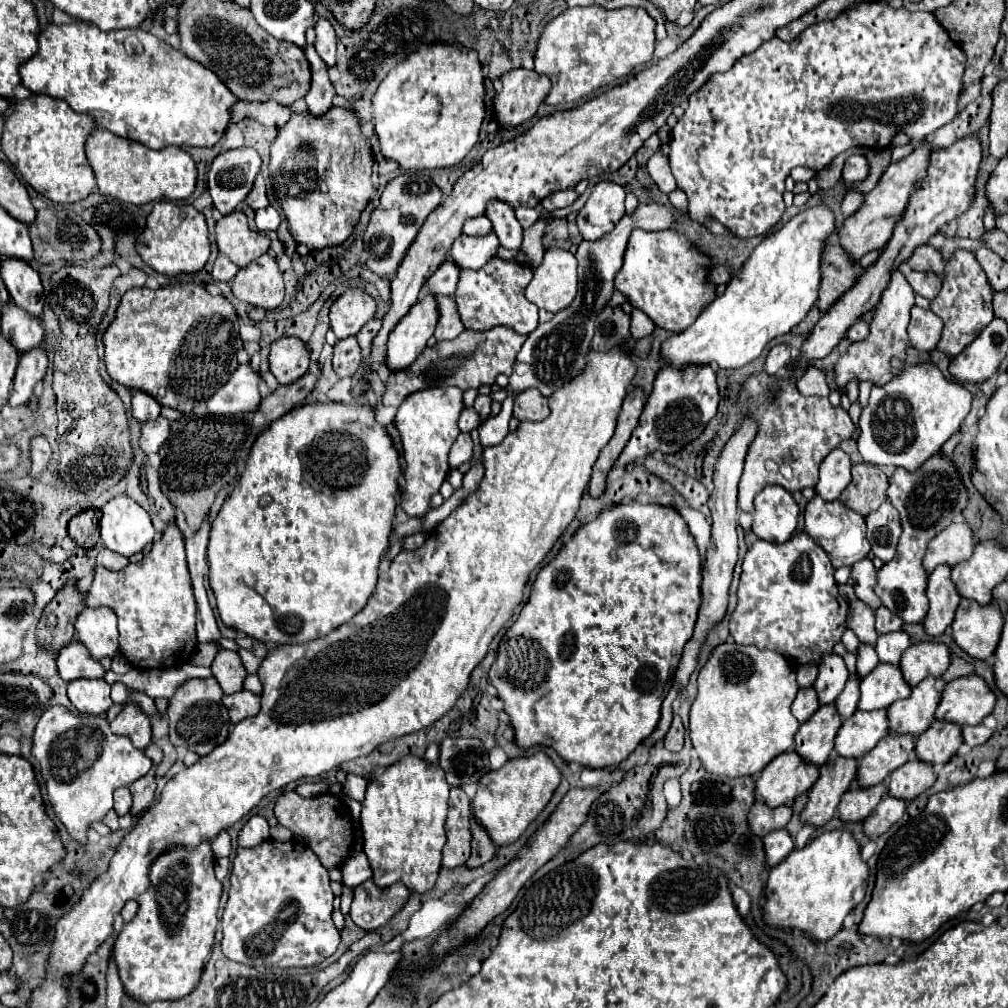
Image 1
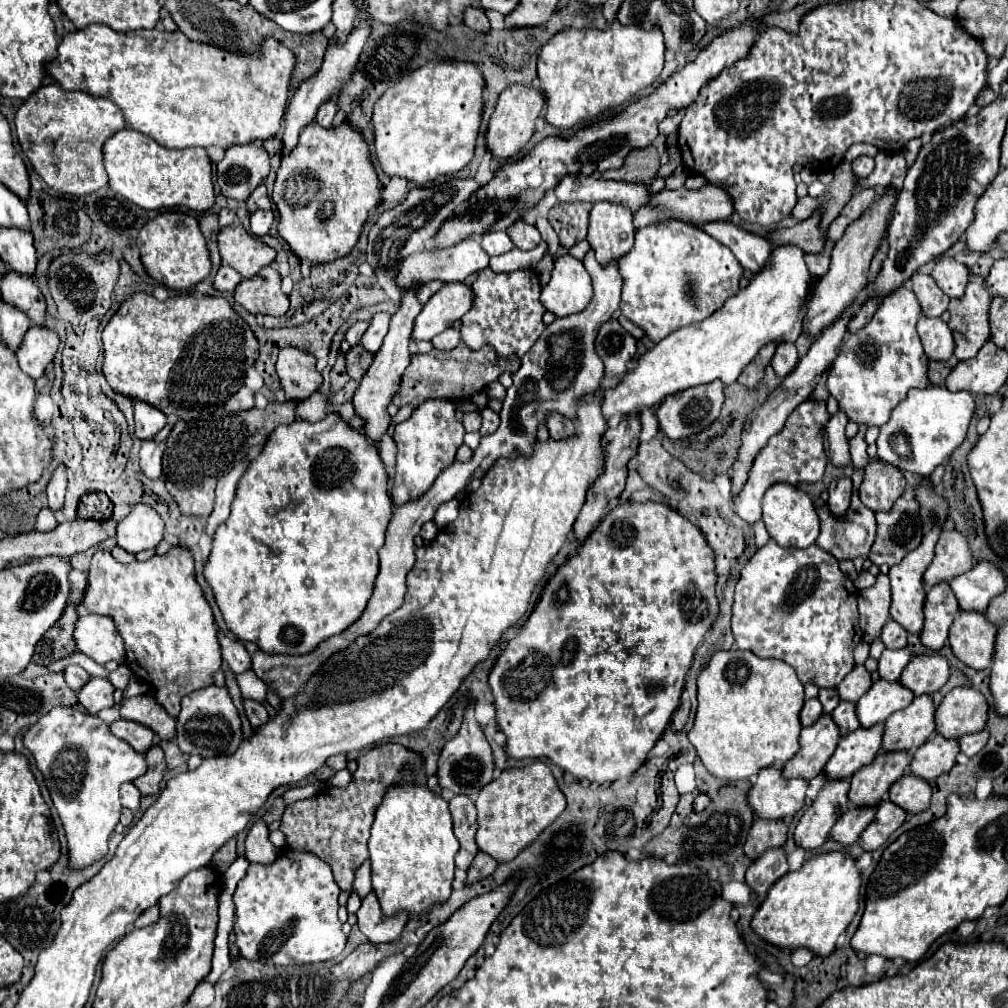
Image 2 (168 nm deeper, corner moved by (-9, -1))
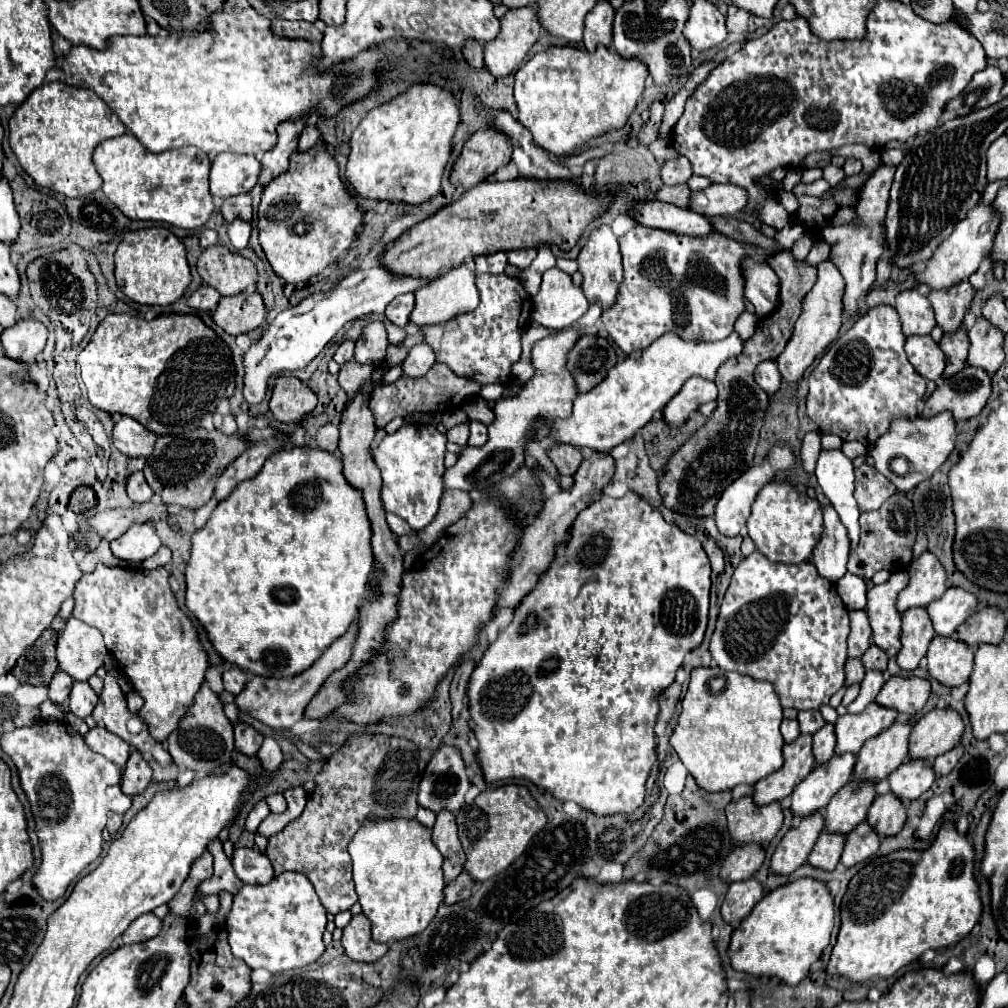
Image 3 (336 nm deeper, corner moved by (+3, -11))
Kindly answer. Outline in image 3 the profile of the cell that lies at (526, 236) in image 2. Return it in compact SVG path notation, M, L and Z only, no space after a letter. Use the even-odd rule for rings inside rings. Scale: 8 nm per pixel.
M522 248L522 250L512 250L512 252L506 252L508 256L508 262L520 270L528 268L532 264L532 260L536 258L536 248Z

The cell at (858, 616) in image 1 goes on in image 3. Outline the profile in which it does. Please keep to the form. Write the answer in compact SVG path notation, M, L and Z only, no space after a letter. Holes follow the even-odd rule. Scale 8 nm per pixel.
M856 658L856 660L848 660L844 672L846 672L846 682L844 682L844 686L860 684L862 678L864 678L864 674L866 674L866 672L864 672L864 666L862 666L862 662L860 662L858 658Z

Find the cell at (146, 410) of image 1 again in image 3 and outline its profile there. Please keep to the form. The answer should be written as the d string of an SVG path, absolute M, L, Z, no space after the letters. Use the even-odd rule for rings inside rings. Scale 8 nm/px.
M122 416L116 424L114 424L114 432L112 432L112 442L114 446L134 458L134 456L150 456L154 442L156 442L156 434L146 430L140 422Z

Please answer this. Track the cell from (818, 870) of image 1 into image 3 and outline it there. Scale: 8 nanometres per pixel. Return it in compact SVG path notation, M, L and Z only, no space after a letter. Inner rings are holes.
M798 878L768 892L752 912L732 932L728 946L730 964L738 972L778 978L786 986L796 986L808 976L810 966L830 944L834 926L834 902L824 882Z

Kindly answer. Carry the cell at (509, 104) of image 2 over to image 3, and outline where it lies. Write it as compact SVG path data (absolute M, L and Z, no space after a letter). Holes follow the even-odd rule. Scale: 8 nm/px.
M494 128L478 130L468 138L462 154L452 166L450 182L454 188L468 190L480 184L484 178L492 176L500 166L512 160L510 142L504 134Z

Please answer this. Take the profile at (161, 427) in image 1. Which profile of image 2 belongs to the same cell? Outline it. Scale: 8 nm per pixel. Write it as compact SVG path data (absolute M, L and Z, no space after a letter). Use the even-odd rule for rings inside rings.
M144 440L140 448L140 468L148 478L158 478L162 472L162 452L166 442Z

